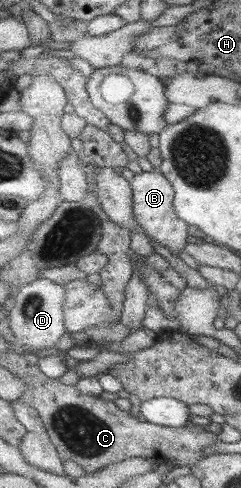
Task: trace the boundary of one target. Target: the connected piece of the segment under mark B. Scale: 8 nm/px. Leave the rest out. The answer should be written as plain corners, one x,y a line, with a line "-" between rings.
144,172
136,173
131,180
133,189
133,209
137,223
143,228
144,234
150,240
157,240
162,246
167,246
176,254
180,250
185,250
190,238
188,232
188,223
179,217
175,209
175,186
164,176
164,173
159,172

